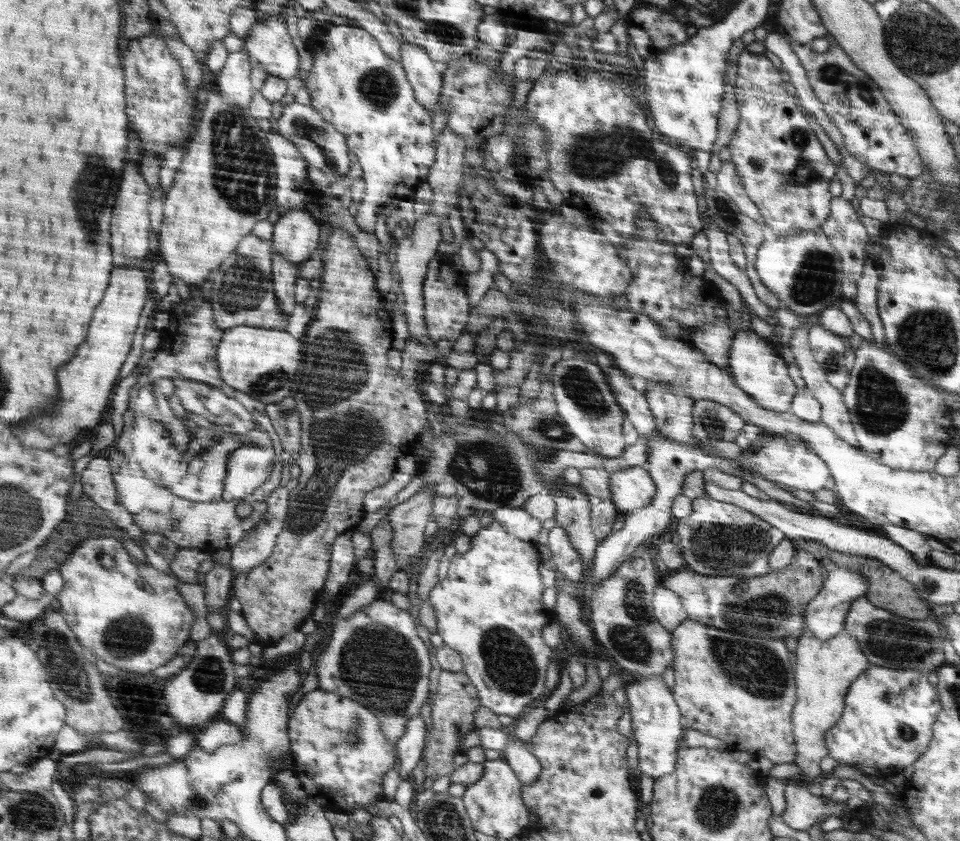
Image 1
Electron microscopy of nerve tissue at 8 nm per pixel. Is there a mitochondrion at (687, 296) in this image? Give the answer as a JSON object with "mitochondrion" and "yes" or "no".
{"mitochondrion":"no"}

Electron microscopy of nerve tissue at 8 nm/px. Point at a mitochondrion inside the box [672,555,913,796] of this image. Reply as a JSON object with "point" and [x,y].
{"point":[756,667]}

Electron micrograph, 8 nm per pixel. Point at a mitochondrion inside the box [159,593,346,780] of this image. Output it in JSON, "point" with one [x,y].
{"point":[209,676]}

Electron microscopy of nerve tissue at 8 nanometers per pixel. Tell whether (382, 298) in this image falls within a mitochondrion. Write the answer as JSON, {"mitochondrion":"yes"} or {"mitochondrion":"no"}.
{"mitochondrion":"no"}

